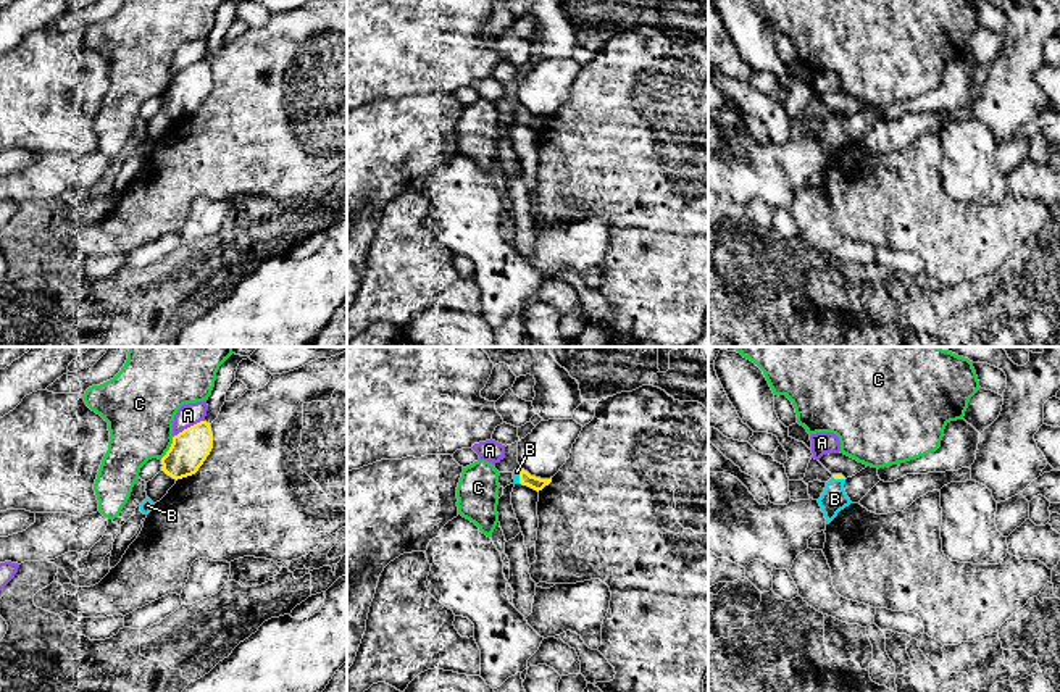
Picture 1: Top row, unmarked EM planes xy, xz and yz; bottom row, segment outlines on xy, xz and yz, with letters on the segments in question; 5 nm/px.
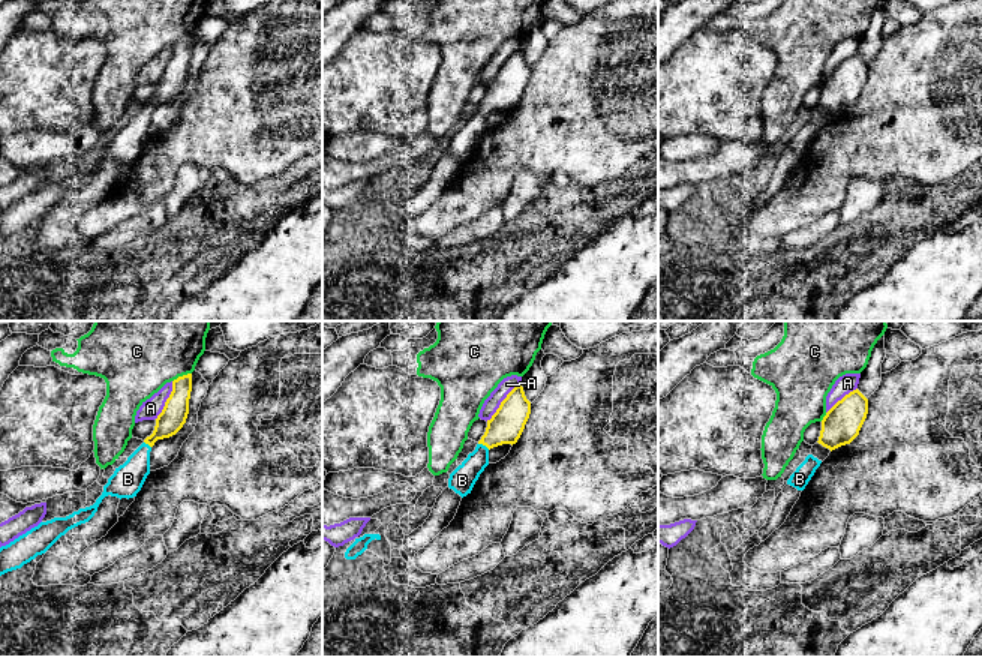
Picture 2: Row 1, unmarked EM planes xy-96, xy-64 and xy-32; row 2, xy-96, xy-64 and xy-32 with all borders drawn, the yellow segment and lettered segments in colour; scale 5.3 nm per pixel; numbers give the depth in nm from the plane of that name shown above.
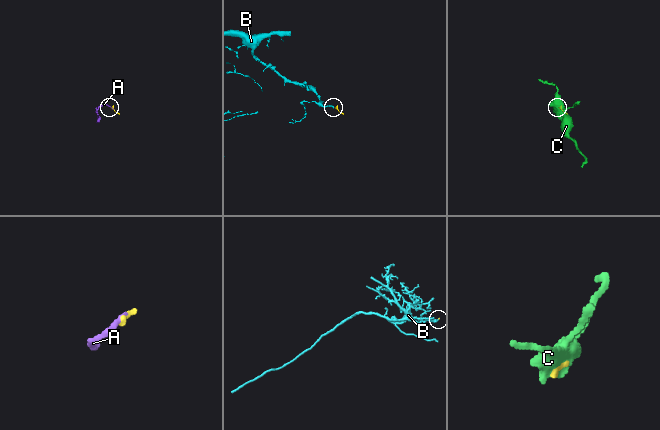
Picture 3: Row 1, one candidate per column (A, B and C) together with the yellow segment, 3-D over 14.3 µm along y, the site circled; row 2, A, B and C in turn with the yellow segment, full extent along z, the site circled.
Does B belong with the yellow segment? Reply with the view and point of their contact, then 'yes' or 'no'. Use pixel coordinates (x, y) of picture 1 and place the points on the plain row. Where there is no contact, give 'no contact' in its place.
xz (520, 115) | yes

